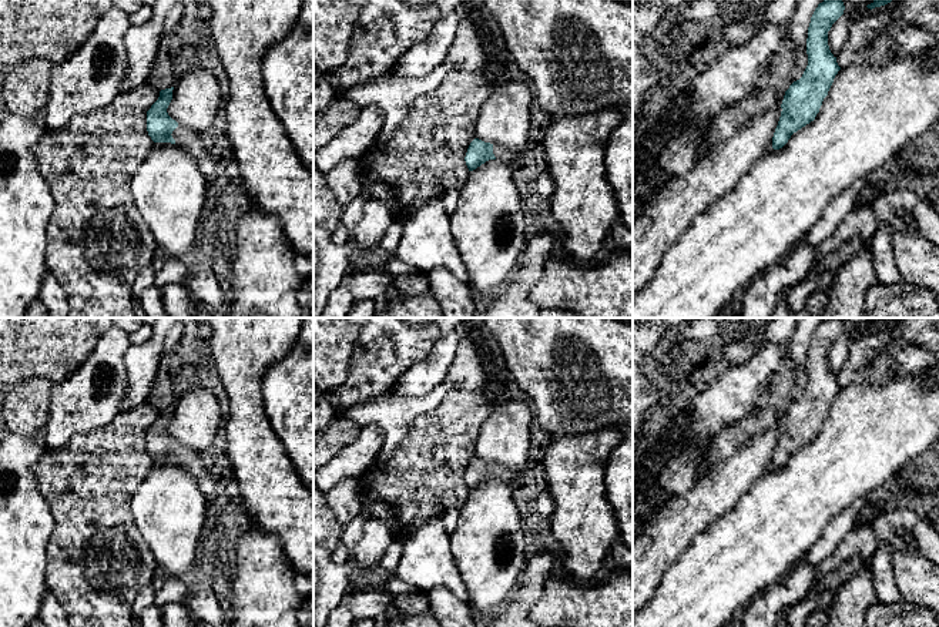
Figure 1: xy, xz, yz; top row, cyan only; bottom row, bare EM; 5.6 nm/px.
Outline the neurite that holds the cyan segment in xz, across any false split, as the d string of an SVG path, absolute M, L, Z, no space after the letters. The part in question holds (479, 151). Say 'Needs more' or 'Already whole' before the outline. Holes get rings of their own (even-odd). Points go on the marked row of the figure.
Needs more. M474 138L470 142L465 157L469 171L476 170L489 160L499 160L512 164L513 155L510 151L499 147L497 144L484 142L479 138Z

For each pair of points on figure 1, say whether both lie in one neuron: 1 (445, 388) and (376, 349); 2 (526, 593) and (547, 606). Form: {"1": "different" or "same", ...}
{"1": "different", "2": "different"}

